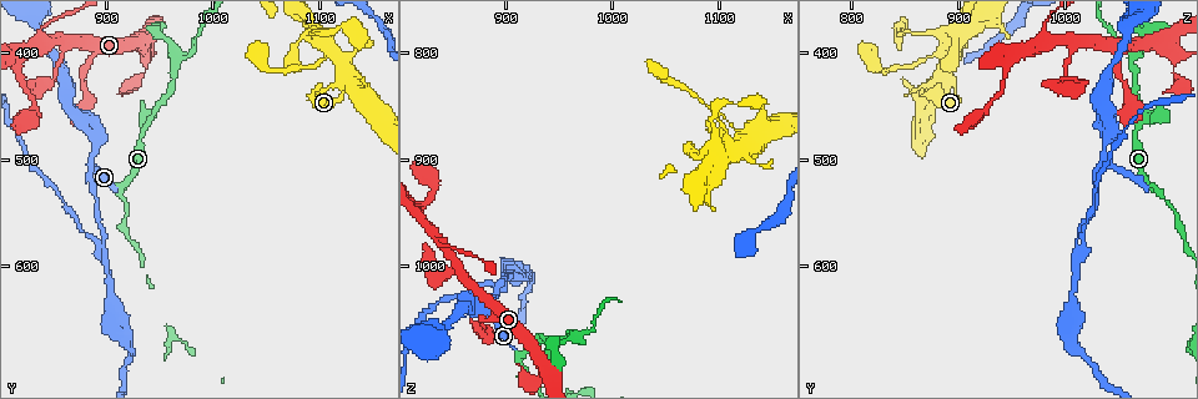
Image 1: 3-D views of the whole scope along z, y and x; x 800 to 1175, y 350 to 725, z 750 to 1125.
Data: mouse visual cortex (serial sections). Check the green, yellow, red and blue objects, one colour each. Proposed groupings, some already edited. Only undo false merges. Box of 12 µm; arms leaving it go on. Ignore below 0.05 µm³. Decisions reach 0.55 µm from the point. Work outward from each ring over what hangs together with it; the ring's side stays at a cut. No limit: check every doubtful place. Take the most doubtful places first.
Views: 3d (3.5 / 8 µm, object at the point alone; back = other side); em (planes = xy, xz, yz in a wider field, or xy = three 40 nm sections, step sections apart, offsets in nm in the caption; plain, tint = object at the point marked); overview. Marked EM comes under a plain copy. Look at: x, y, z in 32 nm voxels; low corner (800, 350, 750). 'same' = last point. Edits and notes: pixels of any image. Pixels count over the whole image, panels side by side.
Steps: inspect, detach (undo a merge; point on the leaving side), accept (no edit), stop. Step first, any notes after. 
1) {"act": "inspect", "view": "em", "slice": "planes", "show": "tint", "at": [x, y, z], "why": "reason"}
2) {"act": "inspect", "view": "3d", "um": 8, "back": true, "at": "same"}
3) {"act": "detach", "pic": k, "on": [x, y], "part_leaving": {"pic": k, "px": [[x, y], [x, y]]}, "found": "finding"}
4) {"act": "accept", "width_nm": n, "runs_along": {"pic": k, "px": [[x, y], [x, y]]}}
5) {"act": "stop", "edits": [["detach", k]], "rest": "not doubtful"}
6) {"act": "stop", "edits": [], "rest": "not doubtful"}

{"act": "inspect", "view": "3d", "um": 3.5, "at": [900, 588, 1016], "why": "arms part here"}

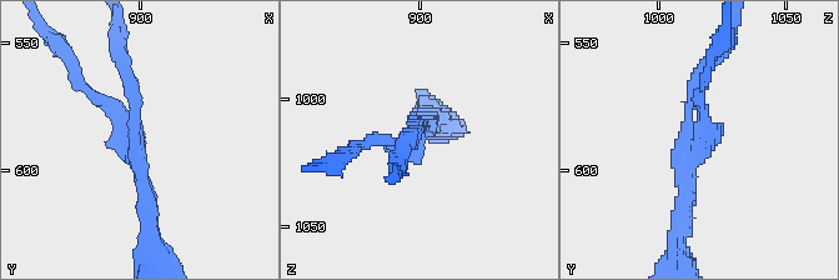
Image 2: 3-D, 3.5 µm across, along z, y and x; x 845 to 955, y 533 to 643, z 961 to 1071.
{"act": "inspect", "view": "em", "slice": "planes", "show": "tint", "at": [899, 589, 1014], "arms": 3, "arm_widths_nm": [150, 200, 200], "why": "shape alone is not enough"}

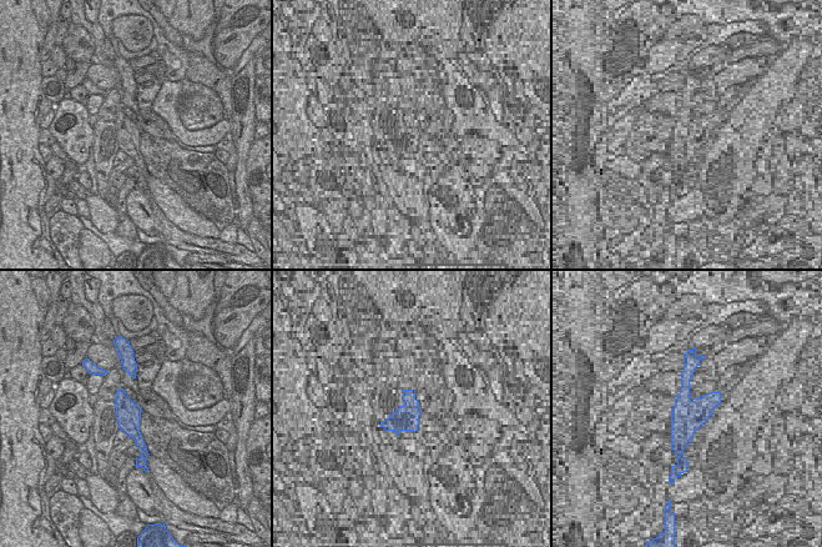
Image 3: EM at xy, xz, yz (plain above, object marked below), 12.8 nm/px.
{"act": "accept", "found": "one cell here"}

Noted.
{"act": "inspect", "view": "3d", "um": 3.5, "at": [846, 392, 984], "why": "three-way junction"}

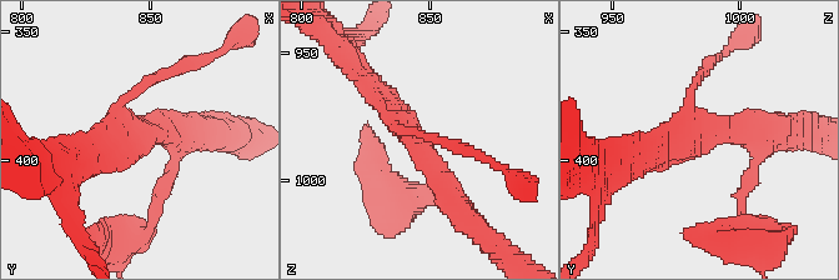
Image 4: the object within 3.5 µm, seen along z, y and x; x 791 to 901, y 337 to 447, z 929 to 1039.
{"act": "inspect", "view": "em", "slice": "xy", "step": 5, "show": "tint", "at": [843, 391, 985], "arms": 3, "arm_widths_nm": [150, 250, 350]}

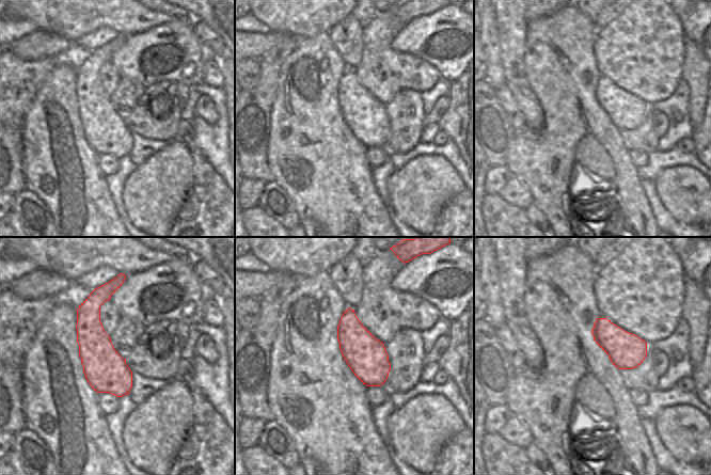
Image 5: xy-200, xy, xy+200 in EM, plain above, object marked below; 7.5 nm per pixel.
{"act": "accept", "runs_along": {"pic": 4, "px": [[457, 208], [430, 156], [365, 80]]}, "found": "one cell here"}

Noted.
{"act": "inspect", "view": "3d", "um": 8, "at": [964, 408, 1064], "why": "three-way junction"}

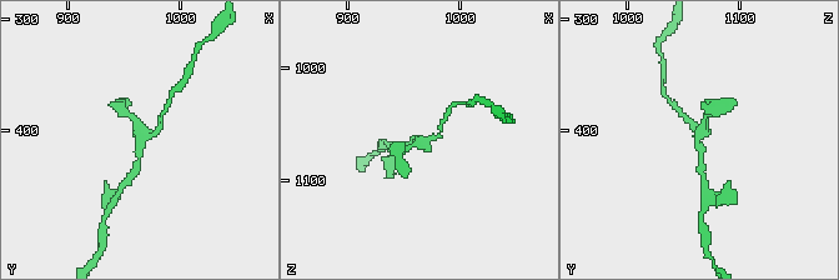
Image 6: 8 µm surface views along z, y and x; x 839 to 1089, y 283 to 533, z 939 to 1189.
{"act": "inspect", "view": "3d", "um": 3.5, "at": [966, 406, 1062], "why": "zoom in"}

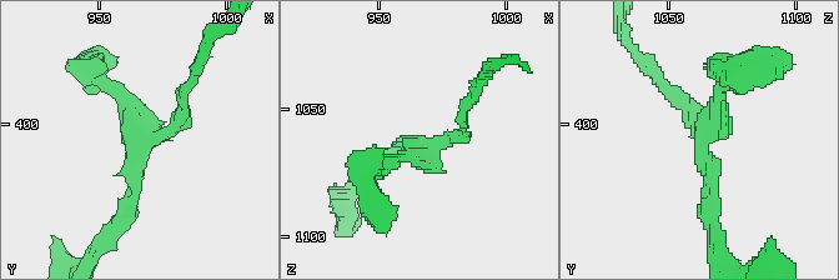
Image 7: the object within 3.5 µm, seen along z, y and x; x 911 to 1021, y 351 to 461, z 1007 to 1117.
{"act": "inspect", "view": "em", "slice": "planes", "show": "tint", "at": [963, 408, 1064], "why": "need the tissue"}

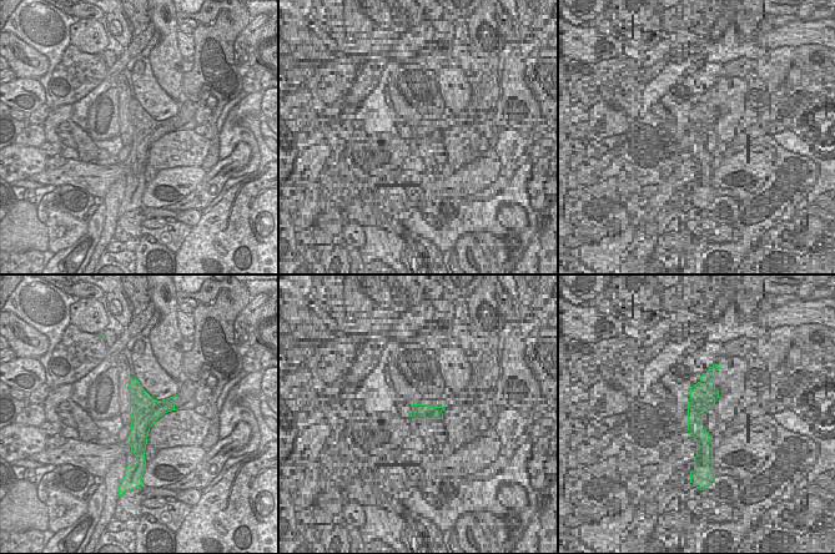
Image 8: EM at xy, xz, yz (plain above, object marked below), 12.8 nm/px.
{"act": "accept", "runs_along": {"pic": 7, "px": [[120, 221], [135, 144], [127, 105], [96, 75]]}, "found": "all the same cell"}

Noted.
{"act": "stop", "edits": [], "rest": "not doubtful"}

